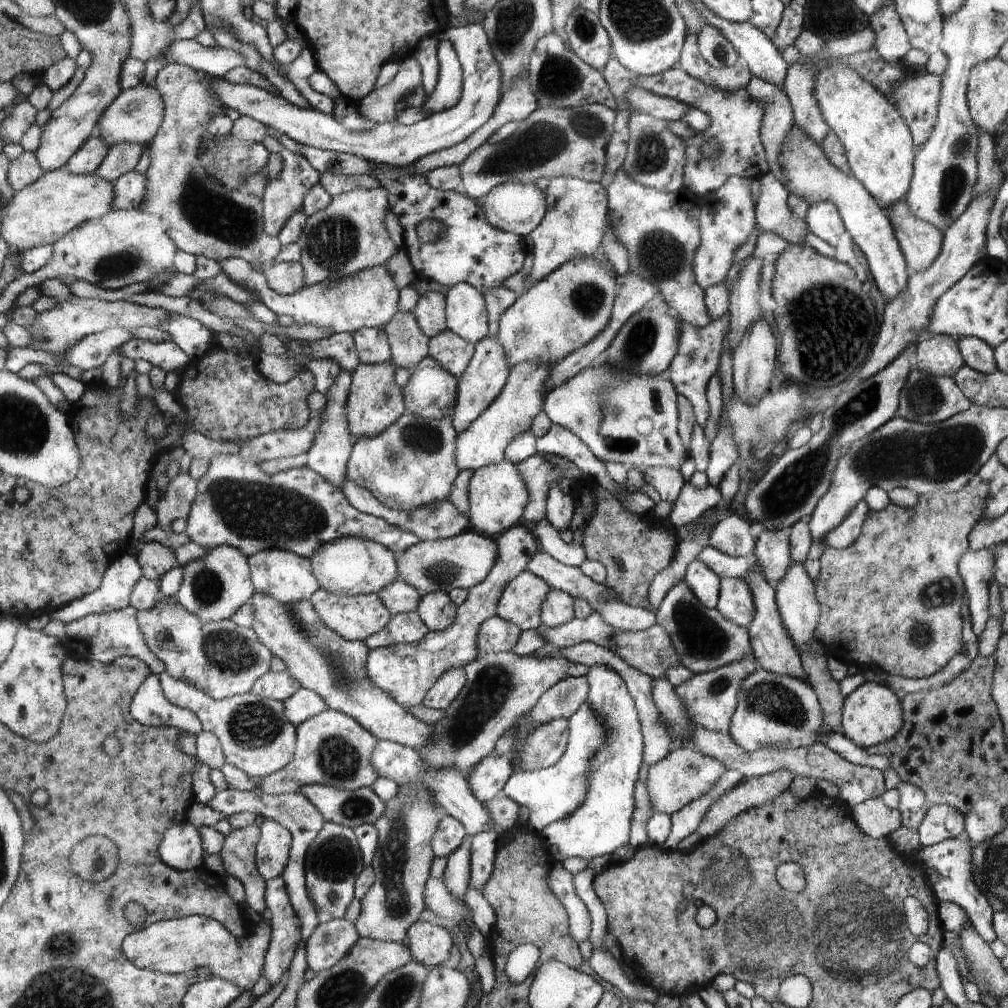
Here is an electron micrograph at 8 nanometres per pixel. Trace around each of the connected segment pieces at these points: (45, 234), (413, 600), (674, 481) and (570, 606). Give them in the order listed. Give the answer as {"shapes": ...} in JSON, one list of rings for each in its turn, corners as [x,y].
{"shapes":[[[[66,167],[46,172],[39,182],[15,191],[15,196],[7,206],[7,220],[1,224],[1,236],[16,252],[55,244],[87,220],[99,220],[113,212],[113,200],[115,183],[107,182],[97,174],[77,175]]],[[[402,579],[389,584],[378,595],[381,596],[381,600],[385,602],[385,606],[393,615],[418,611],[419,604],[423,600],[422,593]]],[[[637,467],[637,470],[643,472],[645,480],[657,488],[662,500],[669,504],[675,504],[679,500],[679,495],[687,483],[683,474],[675,468]]],[[[551,589],[545,604],[541,618],[547,628],[557,628],[561,624],[567,624],[576,617],[576,600],[562,590]]]]}

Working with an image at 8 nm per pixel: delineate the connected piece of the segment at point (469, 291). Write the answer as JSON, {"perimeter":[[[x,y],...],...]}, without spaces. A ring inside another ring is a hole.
{"perimeter":[[[461,283],[451,287],[445,295],[447,298],[446,312],[448,313],[449,329],[474,345],[483,342],[490,336],[489,310],[484,294],[481,294],[473,284]]]}

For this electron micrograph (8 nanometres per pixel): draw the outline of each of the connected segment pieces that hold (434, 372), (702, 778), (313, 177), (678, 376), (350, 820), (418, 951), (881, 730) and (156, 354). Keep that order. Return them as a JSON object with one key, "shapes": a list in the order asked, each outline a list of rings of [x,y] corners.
{"shapes":[[[[429,356],[410,371],[408,383],[402,388],[407,412],[443,420],[455,414],[458,378]]],[[[684,744],[674,747],[663,760],[648,770],[647,790],[651,794],[653,810],[670,815],[675,814],[681,808],[688,806],[691,800],[707,792],[717,782],[717,778],[723,774],[723,771],[725,771],[723,764],[717,762],[715,758],[703,756]]],[[[291,156],[291,158],[283,158],[285,160],[285,170],[281,176],[275,178],[265,175],[267,178],[267,188],[265,188],[264,201],[264,224],[265,232],[269,236],[280,238],[282,236],[286,222],[295,214],[304,208],[304,198],[307,192],[317,186],[321,182],[321,173],[317,172],[306,158],[303,156]]],[[[727,312],[717,318],[715,322],[707,324],[707,326],[697,328],[688,322],[679,320],[679,354],[673,360],[672,366],[668,368],[666,377],[675,386],[679,395],[685,396],[692,405],[692,411],[695,413],[696,425],[704,426],[705,420],[709,418],[709,404],[705,398],[705,390],[707,390],[707,382],[709,382],[719,370],[720,352],[723,349],[725,332],[727,332],[727,324],[730,324],[730,318],[727,318]]],[[[307,784],[297,793],[309,798],[327,821],[354,829],[363,823],[376,822],[387,812],[387,803],[371,787],[341,790],[325,784]]],[[[416,922],[409,928],[408,947],[421,964],[428,968],[453,963],[453,940],[449,929],[429,922]]],[[[865,682],[843,700],[840,720],[843,735],[865,749],[891,740],[903,726],[903,712],[894,691],[882,683]]],[[[132,338],[129,342],[119,347],[123,357],[138,361],[145,359],[155,367],[162,368],[166,373],[177,372],[182,375],[183,370],[192,364],[190,356],[175,342],[147,342]]]]}

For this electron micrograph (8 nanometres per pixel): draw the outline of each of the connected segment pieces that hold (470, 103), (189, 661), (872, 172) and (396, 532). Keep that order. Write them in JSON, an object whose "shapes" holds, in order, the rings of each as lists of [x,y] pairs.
{"shapes":[[[[466,23],[465,25],[460,24],[459,27],[447,28],[443,32],[439,32],[437,38],[442,40],[449,40],[449,42],[454,43],[457,54],[461,59],[464,68],[464,88],[462,90],[463,94],[459,104],[448,111],[442,111],[441,113],[436,113],[433,116],[429,116],[427,120],[422,120],[417,124],[412,125],[400,125],[397,124],[379,124],[371,132],[351,132],[347,130],[346,126],[343,126],[337,118],[325,114],[320,110],[311,108],[299,108],[299,106],[292,104],[290,101],[284,97],[278,97],[272,95],[267,90],[257,88],[257,86],[251,86],[251,84],[231,84],[225,80],[225,78],[217,78],[217,76],[207,75],[209,78],[209,88],[213,88],[213,92],[221,98],[221,102],[233,110],[237,110],[241,117],[249,116],[259,120],[263,124],[276,129],[278,132],[282,132],[296,140],[298,143],[309,147],[315,147],[323,150],[329,150],[339,153],[349,153],[361,158],[367,159],[368,161],[373,161],[378,164],[387,164],[388,166],[393,166],[401,170],[407,170],[412,166],[419,158],[431,152],[437,150],[450,148],[467,140],[476,130],[479,130],[485,123],[489,122],[489,118],[495,114],[497,106],[499,106],[501,96],[501,71],[495,56],[493,56],[492,44],[489,42],[489,36],[485,32],[482,23]]],[[[162,597],[151,610],[139,610],[137,622],[151,652],[165,662],[166,671],[175,680],[187,682],[215,700],[251,693],[257,680],[271,671],[274,654],[253,628],[235,624],[231,619],[203,622],[176,597]]],[[[845,66],[818,67],[813,86],[817,108],[825,124],[841,141],[850,173],[881,208],[887,209],[893,202],[904,200],[910,187],[916,148],[892,102]]],[[[233,455],[215,458],[209,464],[206,474],[200,478],[199,496],[189,514],[186,533],[191,541],[203,548],[231,545],[241,549],[248,557],[264,550],[279,548],[310,559],[315,556],[315,552],[321,550],[321,546],[347,537],[378,542],[394,553],[405,552],[411,546],[423,542],[419,536],[397,528],[387,520],[361,512],[348,501],[342,490],[312,468],[301,467],[283,470],[279,474],[267,474],[263,472],[263,466],[259,466],[259,460],[243,460],[241,456]]]]}

